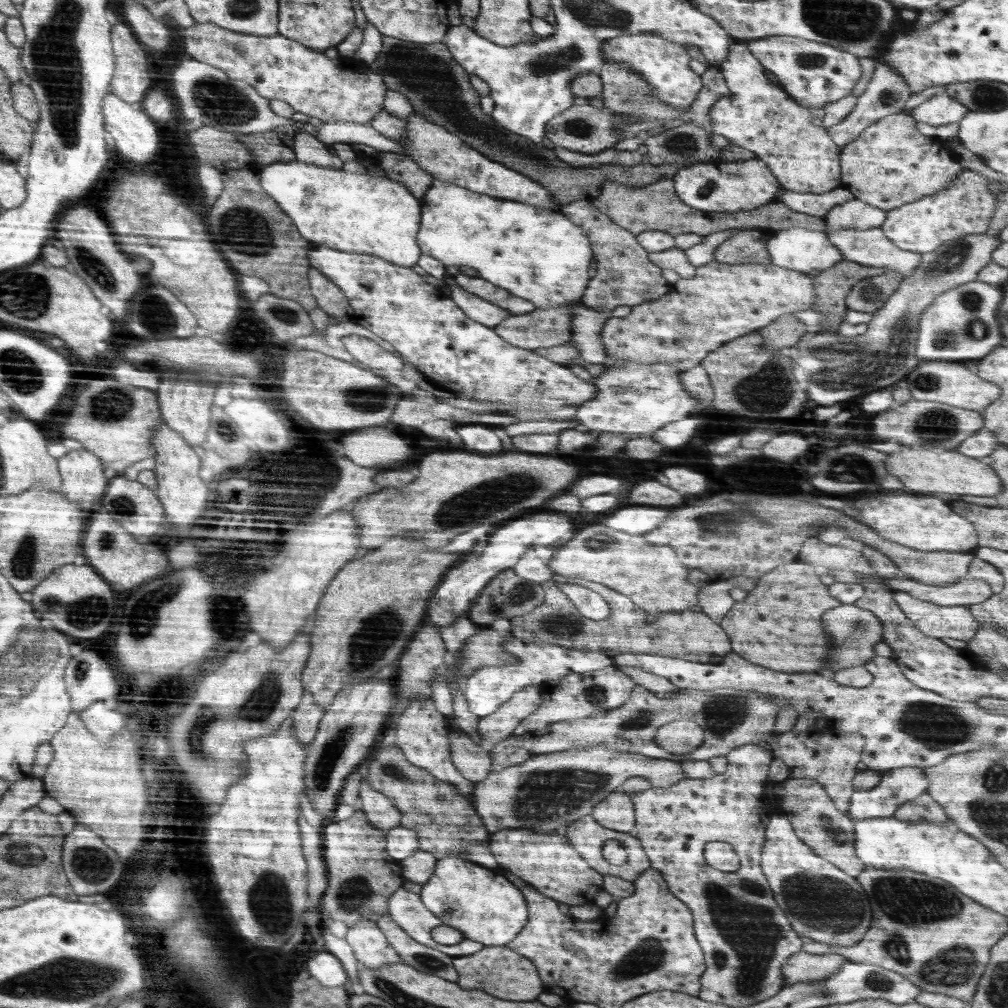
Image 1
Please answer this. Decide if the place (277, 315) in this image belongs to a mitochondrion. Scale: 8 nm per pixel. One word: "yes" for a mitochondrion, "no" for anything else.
yes

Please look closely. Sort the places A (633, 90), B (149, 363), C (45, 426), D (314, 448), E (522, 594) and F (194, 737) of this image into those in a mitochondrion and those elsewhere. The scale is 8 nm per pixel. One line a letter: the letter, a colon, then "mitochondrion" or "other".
A: mitochondrion
B: mitochondrion
C: other
D: other
E: mitochondrion
F: mitochondrion

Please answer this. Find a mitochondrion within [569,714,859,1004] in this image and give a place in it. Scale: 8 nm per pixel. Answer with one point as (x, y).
(748, 933)

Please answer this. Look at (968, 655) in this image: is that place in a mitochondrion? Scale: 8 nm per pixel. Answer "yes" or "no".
no

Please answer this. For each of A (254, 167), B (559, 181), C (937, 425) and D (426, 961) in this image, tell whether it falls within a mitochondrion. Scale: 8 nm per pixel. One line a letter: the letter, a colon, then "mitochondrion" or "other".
A: other
B: mitochondrion
C: mitochondrion
D: mitochondrion

